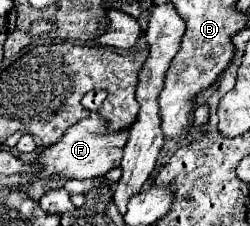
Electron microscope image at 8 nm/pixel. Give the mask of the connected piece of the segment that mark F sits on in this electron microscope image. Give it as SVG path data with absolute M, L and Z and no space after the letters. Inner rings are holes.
M100 113L88 115L86 119L78 121L74 127L70 127L58 143L54 143L52 147L46 147L46 151L42 151L38 155L38 161L42 163L44 171L36 175L38 183L30 189L24 189L24 191L28 191L28 195L32 195L34 199L40 199L46 191L64 187L66 179L72 179L72 177L86 177L86 179L104 177L110 169L120 167L122 151L124 151L128 137L130 137L130 129L108 133L108 121ZM52 173L58 173L58 179L50 179Z

